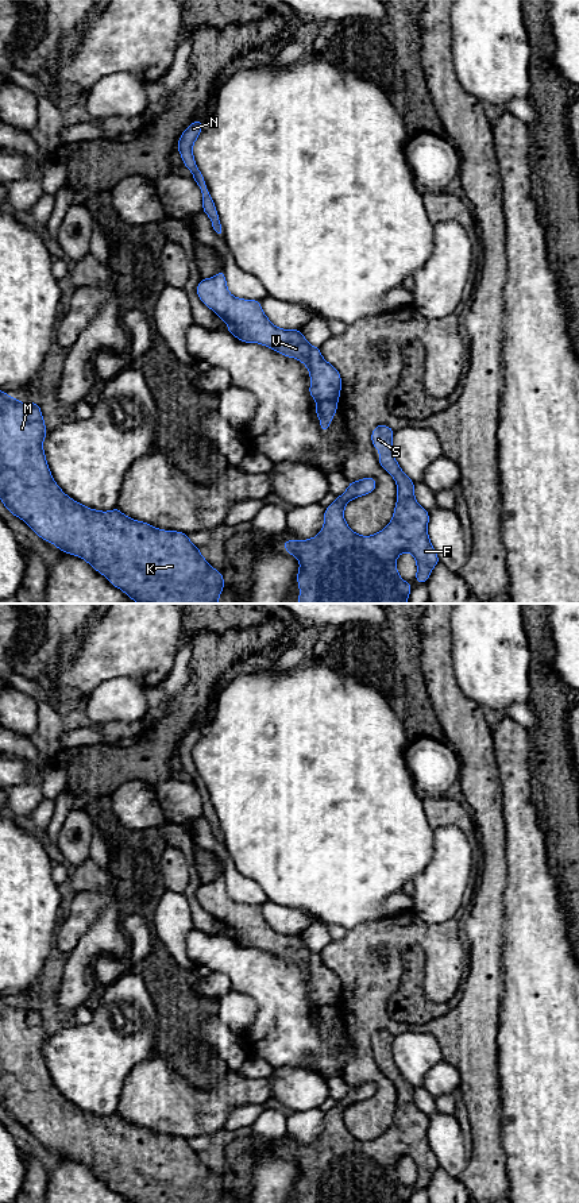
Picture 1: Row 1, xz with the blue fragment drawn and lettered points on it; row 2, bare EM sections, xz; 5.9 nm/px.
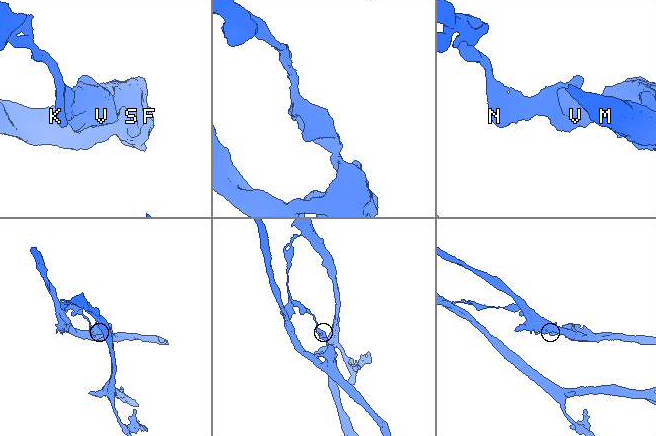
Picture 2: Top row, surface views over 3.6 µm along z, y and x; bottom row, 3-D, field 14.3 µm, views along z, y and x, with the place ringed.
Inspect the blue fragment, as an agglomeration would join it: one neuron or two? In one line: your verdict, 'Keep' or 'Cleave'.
Cleave

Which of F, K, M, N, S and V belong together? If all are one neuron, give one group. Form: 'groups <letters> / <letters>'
groups F K M S / N V

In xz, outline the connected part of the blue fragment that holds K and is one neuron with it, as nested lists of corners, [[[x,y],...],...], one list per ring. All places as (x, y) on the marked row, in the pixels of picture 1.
[[[0,390],[0,500],[15,517],[22,518],[40,539],[57,545],[61,552],[82,558],[136,604],[217,604],[225,587],[223,572],[204,559],[186,533],[158,529],[127,517],[119,508],[109,512],[90,509],[66,496],[49,469],[43,451],[46,435],[47,428],[36,401],[24,404]]]

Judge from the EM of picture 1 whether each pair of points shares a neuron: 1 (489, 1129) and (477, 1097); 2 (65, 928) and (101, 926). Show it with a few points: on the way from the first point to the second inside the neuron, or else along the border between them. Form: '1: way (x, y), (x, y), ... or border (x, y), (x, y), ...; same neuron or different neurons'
1: way (486, 1121), (483, 1105); same neuron
2: border (105, 898), (97, 918), (70, 951); different neurons

